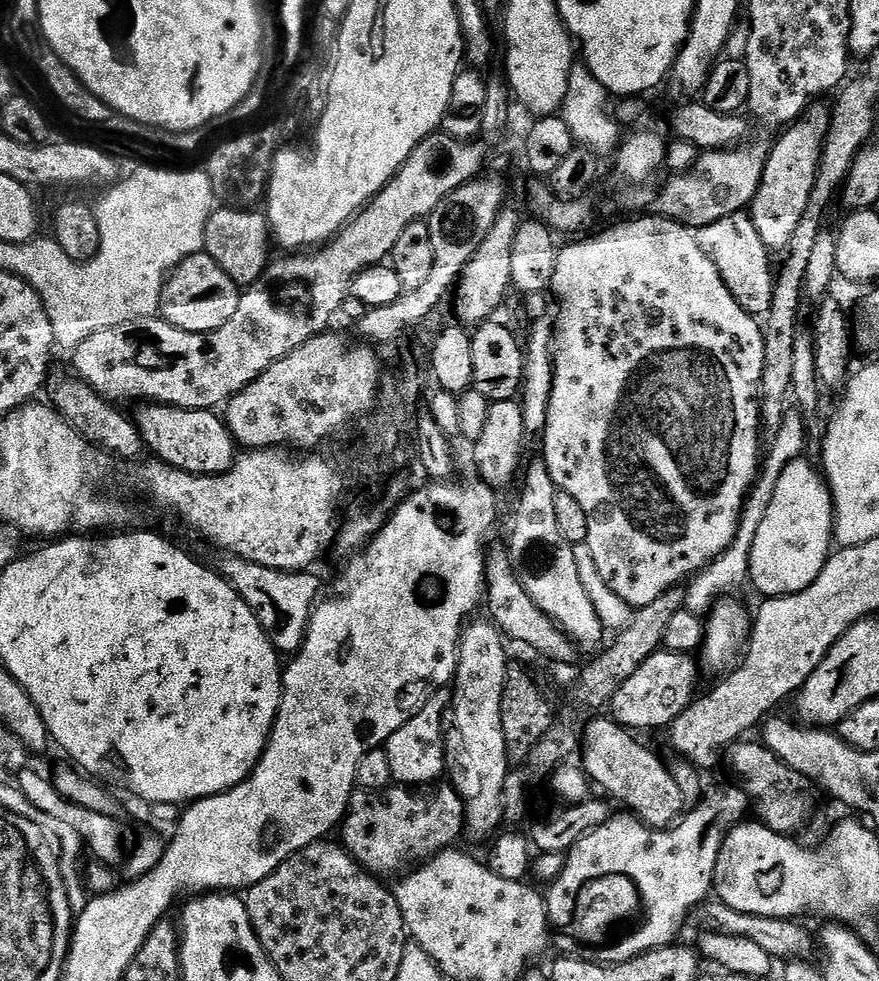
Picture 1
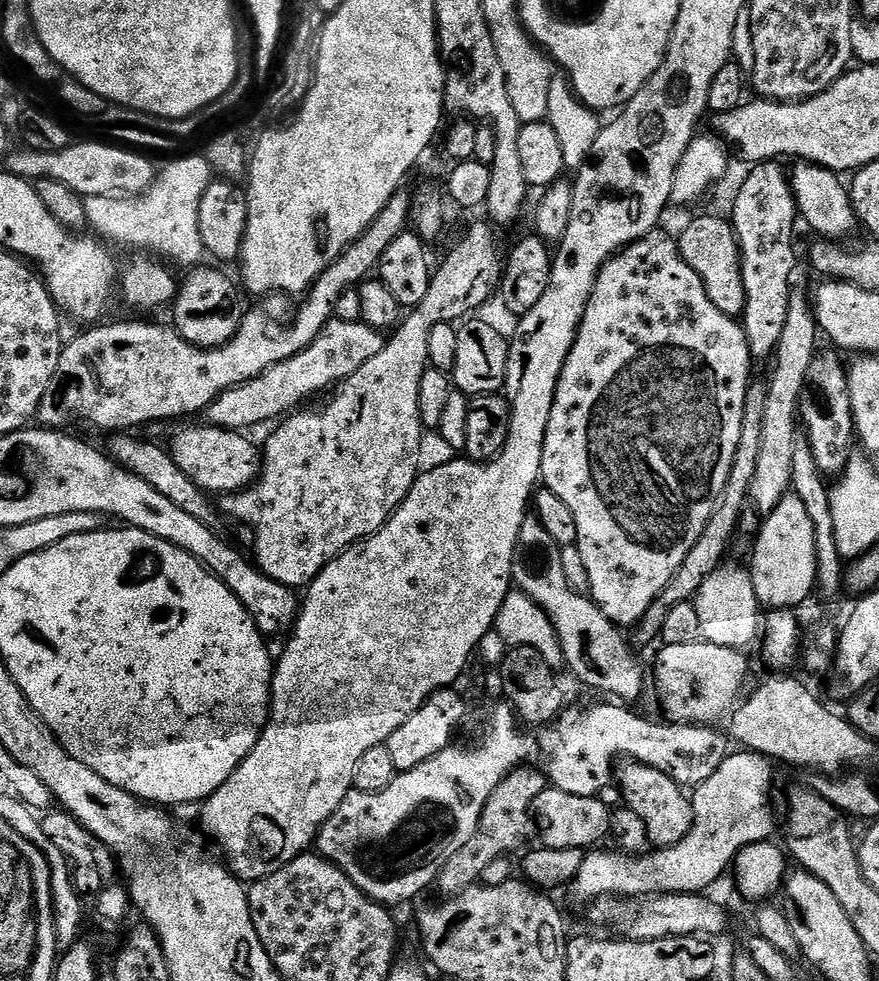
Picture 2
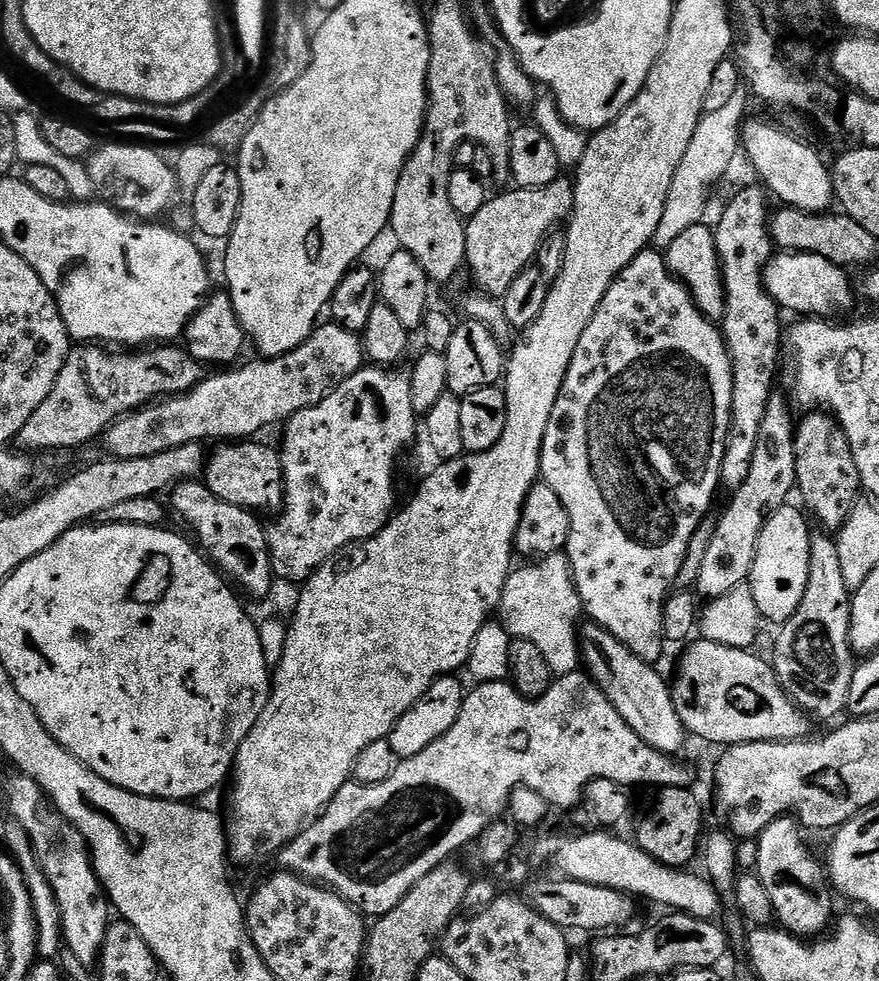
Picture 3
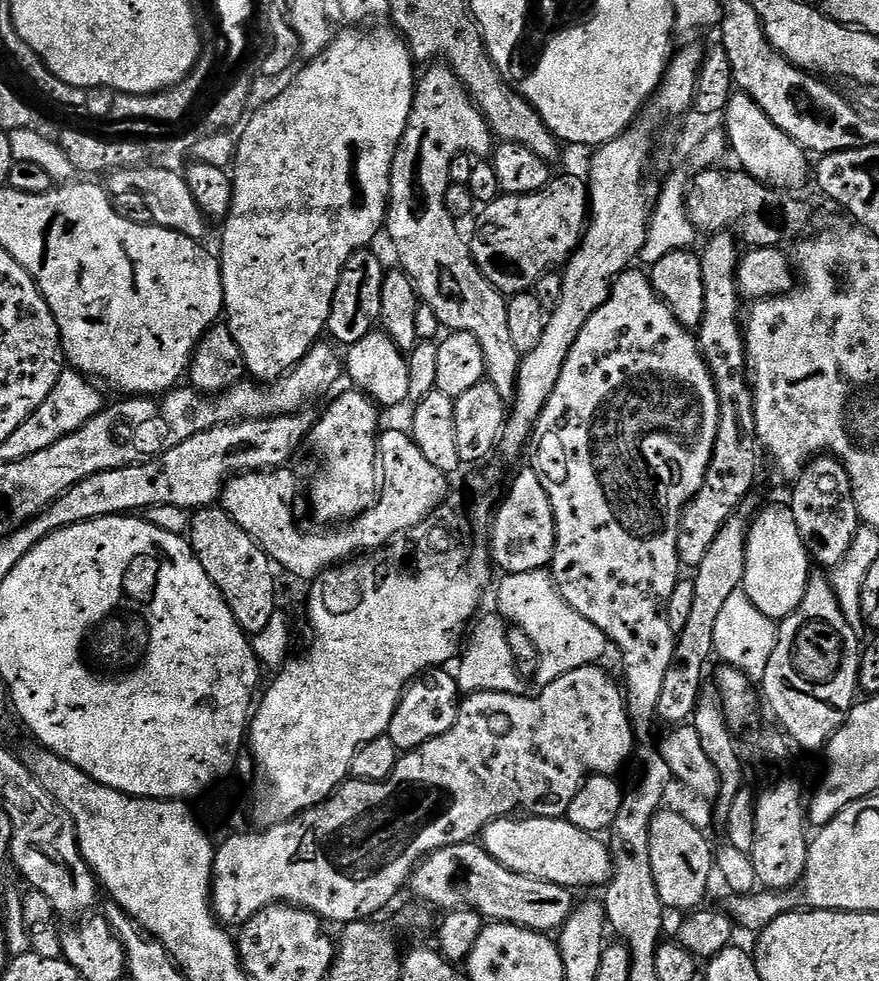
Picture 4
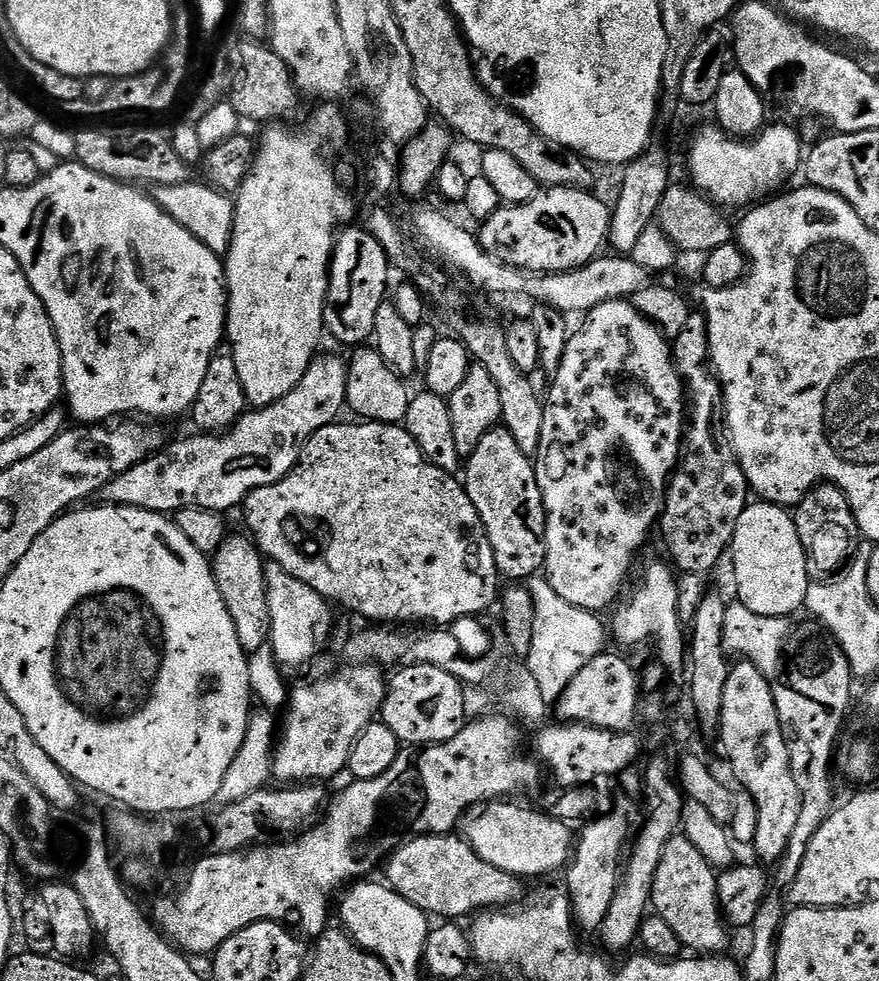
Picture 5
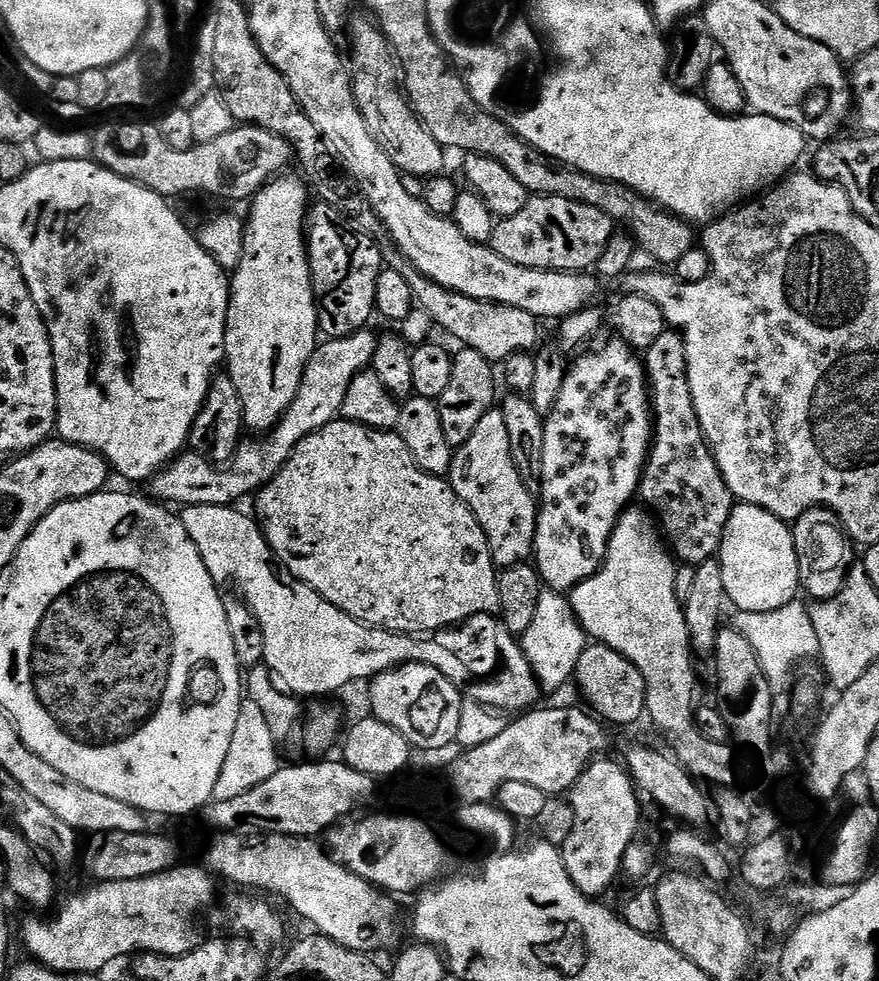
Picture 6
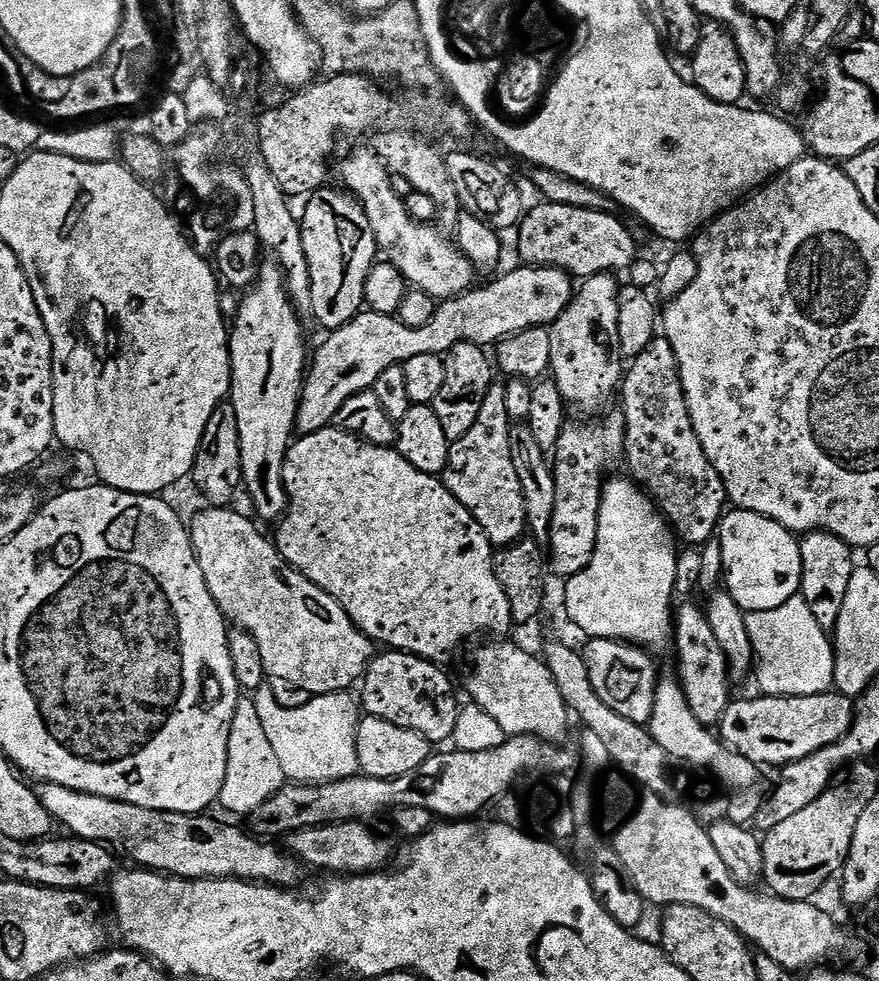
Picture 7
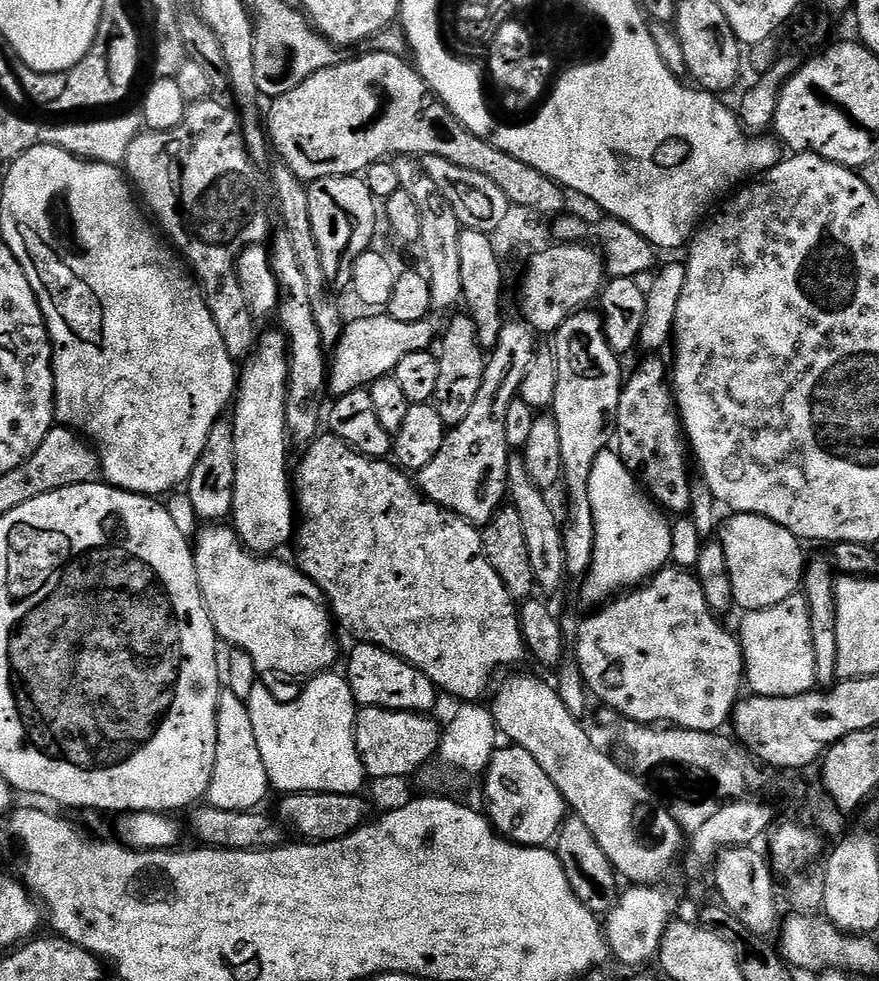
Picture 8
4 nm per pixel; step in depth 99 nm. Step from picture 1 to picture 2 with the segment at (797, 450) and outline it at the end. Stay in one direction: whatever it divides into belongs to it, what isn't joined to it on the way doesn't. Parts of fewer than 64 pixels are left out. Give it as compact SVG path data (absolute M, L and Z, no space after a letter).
M721 566L706 578L706 582L702 582L702 590L698 590L694 603L698 610L700 634L707 643L744 650L755 636L757 639L761 635L762 605L756 597L751 571L747 567L728 567Z

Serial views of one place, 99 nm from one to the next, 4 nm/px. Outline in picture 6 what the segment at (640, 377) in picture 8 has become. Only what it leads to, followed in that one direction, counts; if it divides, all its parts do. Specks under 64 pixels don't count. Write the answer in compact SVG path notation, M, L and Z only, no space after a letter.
M675 330L664 331L658 342L643 353L642 359L654 409L654 447L644 470L642 500L644 496L666 537L672 556L681 565L697 566L719 553L726 522L730 522L734 497L712 449L708 447L694 410L688 389L684 337Z

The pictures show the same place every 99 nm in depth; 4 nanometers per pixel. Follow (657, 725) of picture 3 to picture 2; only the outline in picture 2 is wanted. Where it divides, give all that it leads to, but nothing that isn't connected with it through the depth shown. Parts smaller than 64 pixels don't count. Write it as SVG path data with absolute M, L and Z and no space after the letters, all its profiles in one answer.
M535 516L525 517L519 531L512 562L512 582L537 604L551 620L561 644L564 661L573 674L590 688L632 704L643 690L646 676L639 660L624 643L621 629L601 612L591 597L576 592L569 584L562 566L560 546L541 526Z

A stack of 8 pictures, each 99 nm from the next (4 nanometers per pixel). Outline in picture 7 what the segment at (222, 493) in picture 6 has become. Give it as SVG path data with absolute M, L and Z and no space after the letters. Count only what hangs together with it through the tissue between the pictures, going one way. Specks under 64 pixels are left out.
M519 267L498 277L485 288L476 286L462 296L439 301L434 318L430 318L426 326L411 328L396 316L364 310L340 329L329 331L316 357L313 360L311 357L304 377L304 388L296 411L297 429L305 433L329 427L338 410L342 410L342 402L346 402L346 398L369 391L382 370L395 364L403 366L418 354L444 356L462 342L495 346L515 332L551 326L572 301L573 277L560 268Z

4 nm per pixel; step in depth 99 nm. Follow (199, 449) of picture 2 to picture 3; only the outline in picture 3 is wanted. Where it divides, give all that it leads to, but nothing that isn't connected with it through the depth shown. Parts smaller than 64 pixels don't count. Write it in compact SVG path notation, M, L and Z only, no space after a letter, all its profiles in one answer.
M224 442L219 445L216 453L207 457L202 473L202 479L209 490L218 494L222 502L230 502L230 506L246 508L250 512L265 514L275 513L284 503L284 471L280 461L280 453L275 447L267 448L264 444L252 444L256 442Z

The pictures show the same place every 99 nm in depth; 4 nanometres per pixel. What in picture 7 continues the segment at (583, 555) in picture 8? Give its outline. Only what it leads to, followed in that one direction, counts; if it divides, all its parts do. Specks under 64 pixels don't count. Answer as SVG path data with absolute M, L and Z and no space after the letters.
M615 275L589 276L575 289L572 301L548 328L550 376L569 409L600 414L609 407L622 383L622 357L618 342L618 298L622 287Z

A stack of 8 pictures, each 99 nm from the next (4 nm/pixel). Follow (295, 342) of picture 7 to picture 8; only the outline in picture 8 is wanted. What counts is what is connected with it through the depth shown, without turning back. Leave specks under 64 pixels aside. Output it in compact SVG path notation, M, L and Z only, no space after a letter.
M283 331L268 332L259 337L250 359L238 376L234 397L236 413L230 416L234 430L234 506L230 517L244 547L257 554L276 554L284 543L294 536L294 488L290 483L288 444L290 433L286 422L286 396L288 394L288 341Z

